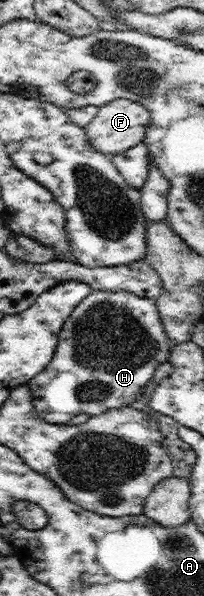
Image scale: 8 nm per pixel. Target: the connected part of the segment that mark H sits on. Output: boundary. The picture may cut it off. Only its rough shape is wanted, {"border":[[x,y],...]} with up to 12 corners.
{"border":[[90,292],[28,380],[69,424],[138,400],[170,358],[155,300]]}

